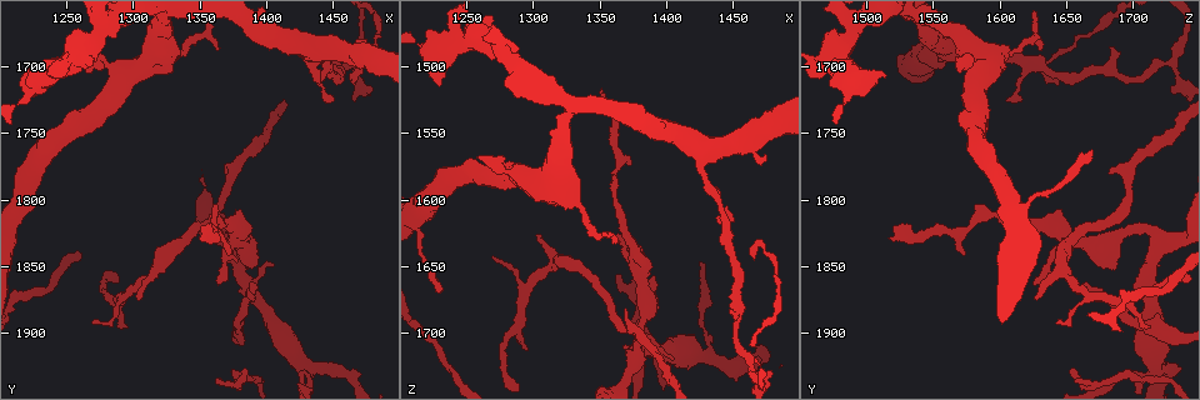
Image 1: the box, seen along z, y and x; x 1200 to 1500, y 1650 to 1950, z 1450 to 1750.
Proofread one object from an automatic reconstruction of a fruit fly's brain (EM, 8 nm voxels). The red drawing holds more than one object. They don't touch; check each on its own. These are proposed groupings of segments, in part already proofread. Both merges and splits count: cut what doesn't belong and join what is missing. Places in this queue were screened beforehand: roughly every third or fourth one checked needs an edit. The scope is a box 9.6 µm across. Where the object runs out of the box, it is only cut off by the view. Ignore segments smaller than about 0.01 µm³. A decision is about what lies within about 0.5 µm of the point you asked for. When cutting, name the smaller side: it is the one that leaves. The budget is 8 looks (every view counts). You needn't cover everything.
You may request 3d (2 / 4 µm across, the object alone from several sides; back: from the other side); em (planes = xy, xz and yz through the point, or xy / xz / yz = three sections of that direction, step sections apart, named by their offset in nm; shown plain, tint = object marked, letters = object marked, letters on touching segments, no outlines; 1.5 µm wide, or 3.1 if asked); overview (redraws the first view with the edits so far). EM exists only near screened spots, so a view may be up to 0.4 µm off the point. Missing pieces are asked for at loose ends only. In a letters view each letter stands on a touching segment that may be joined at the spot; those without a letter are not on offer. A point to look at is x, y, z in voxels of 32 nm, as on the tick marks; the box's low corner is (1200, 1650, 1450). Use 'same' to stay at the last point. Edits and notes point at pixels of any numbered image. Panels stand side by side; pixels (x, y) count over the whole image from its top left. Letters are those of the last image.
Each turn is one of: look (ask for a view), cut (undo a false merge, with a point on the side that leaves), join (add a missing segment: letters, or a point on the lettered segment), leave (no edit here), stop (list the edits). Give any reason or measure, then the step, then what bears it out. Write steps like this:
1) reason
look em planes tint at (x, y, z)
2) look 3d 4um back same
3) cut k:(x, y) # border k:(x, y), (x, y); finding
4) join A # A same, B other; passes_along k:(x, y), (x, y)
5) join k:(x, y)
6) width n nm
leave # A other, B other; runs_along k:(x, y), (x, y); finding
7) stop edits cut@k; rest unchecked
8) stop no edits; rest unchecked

free end
look em yz step 8 letters at (1294, 1898, 1714)

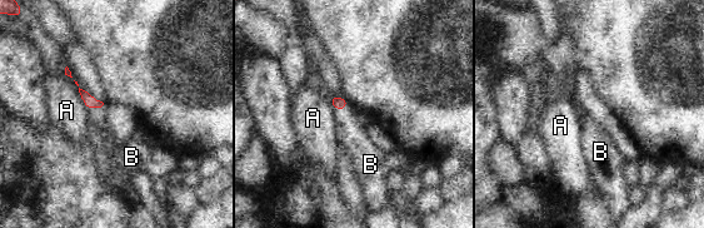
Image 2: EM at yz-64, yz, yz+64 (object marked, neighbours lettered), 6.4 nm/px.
join B # A other, B same; it goes on there

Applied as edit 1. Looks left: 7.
redraw
look overview

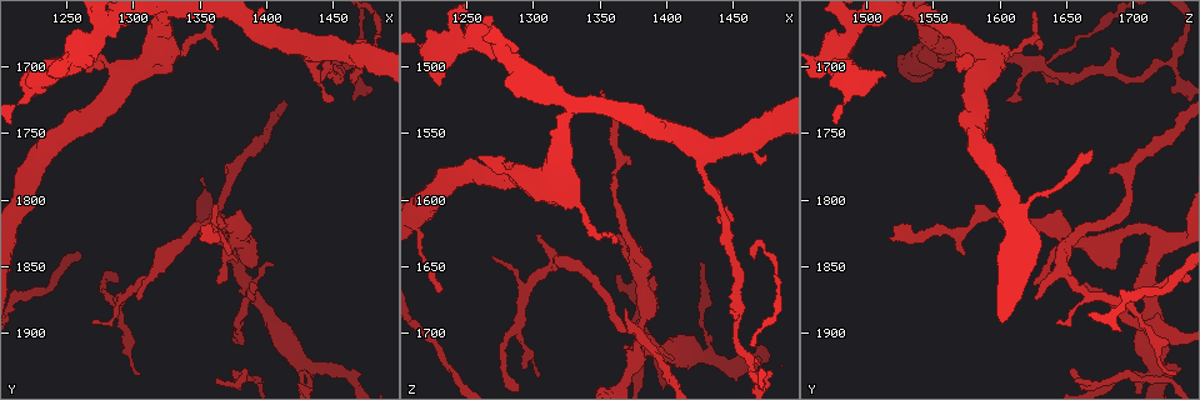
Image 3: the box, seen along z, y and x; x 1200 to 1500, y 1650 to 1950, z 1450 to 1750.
free end
look em planes letters at (1390, 1870, 1658)

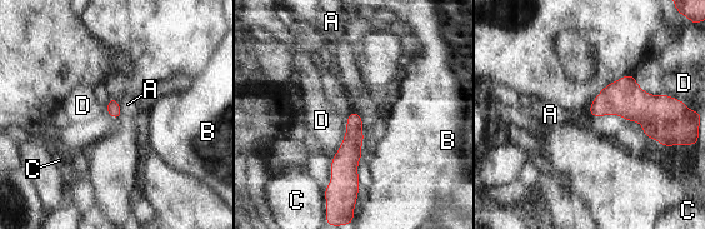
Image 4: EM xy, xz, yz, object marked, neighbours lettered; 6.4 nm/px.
leave # A other, B other, C other, D other; runs_along 4:(354, 115), (348, 192); no lettered segment goes on from it

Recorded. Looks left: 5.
sharp bend
look em planes tint at (1464, 1696, 1728)

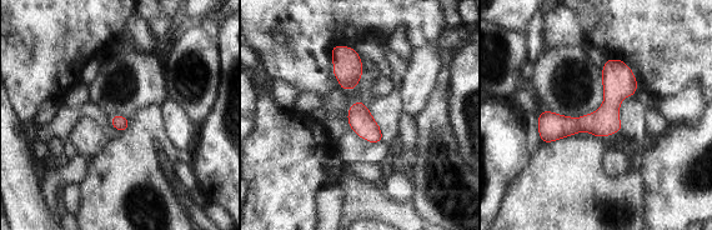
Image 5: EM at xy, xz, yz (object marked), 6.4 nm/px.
what lies round it
look em planes letters same

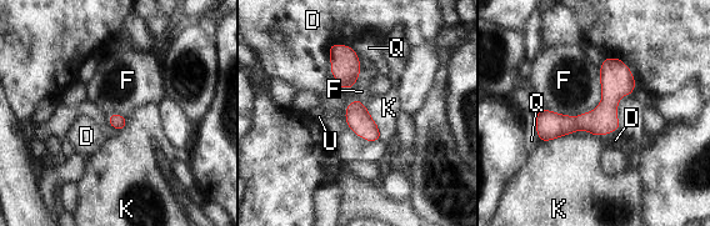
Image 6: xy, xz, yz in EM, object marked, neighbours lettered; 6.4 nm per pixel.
longest_contact F 440 nm
leave # D other, F other, K other, Q other, U other; border 6:(600, 69), (593, 109), (544, 109); all the same neuron

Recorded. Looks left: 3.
stop edits join@2; rest unchecked

